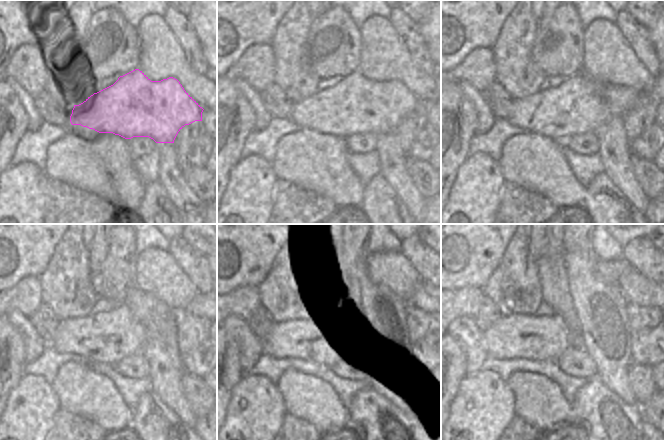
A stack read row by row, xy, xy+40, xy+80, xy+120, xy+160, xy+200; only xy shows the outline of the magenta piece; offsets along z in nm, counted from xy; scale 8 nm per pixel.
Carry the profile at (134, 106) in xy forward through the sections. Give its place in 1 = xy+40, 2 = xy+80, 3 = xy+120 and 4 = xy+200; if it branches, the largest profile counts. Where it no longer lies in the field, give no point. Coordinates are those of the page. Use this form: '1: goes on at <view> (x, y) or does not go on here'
1: goes on at xy+40 (356, 104)
2: goes on at xy+80 (581, 104)
3: goes on at xy+120 (108, 338)
4: goes on at xy+200 (537, 337)

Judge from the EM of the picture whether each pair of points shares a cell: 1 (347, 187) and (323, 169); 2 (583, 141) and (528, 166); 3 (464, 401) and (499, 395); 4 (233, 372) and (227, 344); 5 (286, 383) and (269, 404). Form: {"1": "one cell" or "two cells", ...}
{"1": "one cell", "2": "two cells", "3": "one cell", "4": "one cell", "5": "two cells"}

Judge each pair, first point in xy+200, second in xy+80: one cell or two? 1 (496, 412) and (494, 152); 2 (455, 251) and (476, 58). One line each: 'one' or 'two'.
1: two
2: two

